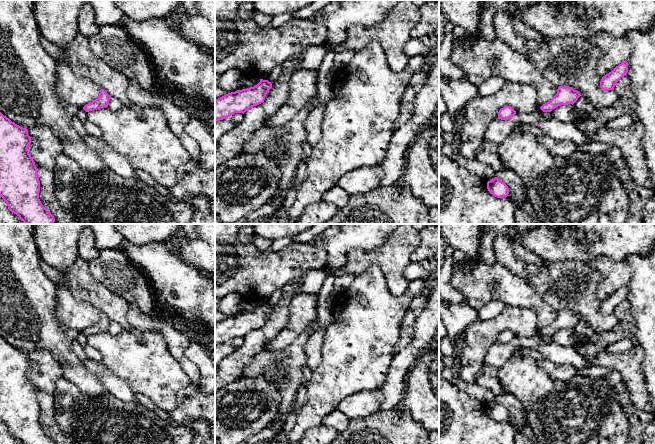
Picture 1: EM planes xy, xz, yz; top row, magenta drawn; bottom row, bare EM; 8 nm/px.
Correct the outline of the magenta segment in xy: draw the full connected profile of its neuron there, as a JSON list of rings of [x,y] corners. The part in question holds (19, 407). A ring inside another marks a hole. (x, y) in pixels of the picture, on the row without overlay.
[[[0,336],[0,420],[8,433],[21,444],[55,444],[39,423],[40,405],[37,391],[29,378],[31,361],[25,353]]]

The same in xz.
[[[260,303],[254,311],[228,317],[215,324],[215,346],[226,343],[235,337],[245,337],[250,332],[264,326],[272,312],[268,304]]]

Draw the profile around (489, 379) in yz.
[[[485,363],[475,384],[484,387],[486,390],[490,390],[496,397],[505,394],[506,391],[500,383],[498,372],[498,368]]]

